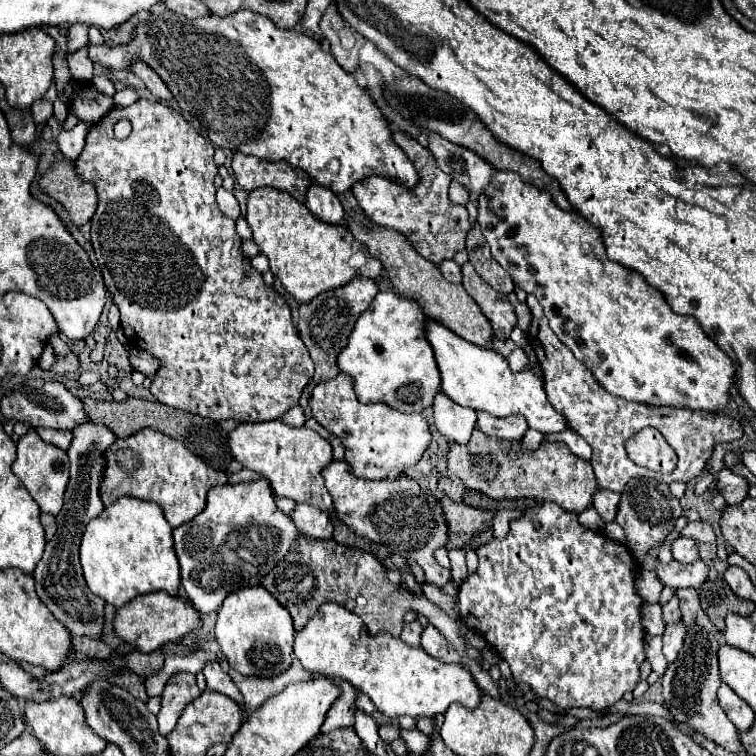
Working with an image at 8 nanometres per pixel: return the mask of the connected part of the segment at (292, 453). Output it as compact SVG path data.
M279 419L243 423L229 433L229 447L233 457L243 463L243 467L267 477L279 497L293 499L295 503L309 503L313 507L319 507L321 511L333 509L333 499L321 477L321 471L333 461L333 449L329 441L325 441L319 433L307 427L289 427Z

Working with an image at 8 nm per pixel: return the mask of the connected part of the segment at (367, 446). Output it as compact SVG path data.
M339 373L329 381L317 383L311 393L309 407L313 411L313 419L343 441L345 461L353 467L357 477L395 479L403 475L407 467L419 463L431 443L431 431L421 413L399 413L383 403L363 405L357 399L347 373Z

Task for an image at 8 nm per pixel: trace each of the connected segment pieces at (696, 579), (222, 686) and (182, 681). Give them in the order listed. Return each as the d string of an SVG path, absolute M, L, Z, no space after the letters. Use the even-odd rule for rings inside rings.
M675 559L669 563L657 561L655 575L665 587L699 587L703 581L707 581L709 567L701 559L687 565Z
M211 661L203 667L203 675L207 679L207 687L211 691L217 691L217 693L223 693L231 699L235 699L241 707L243 707L243 695L239 693L239 689L235 689L235 683L231 681L231 677L227 673L223 673L221 665L217 661Z
M175 673L169 683L165 685L165 691L161 695L161 711L157 713L159 721L159 733L169 735L175 729L175 723L185 709L187 701L193 701L201 695L195 675L191 673Z

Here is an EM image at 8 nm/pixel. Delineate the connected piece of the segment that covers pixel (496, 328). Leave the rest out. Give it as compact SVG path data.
M471 263L463 265L463 287L481 307L483 315L489 319L493 327L493 335L501 341L509 339L513 327L517 325L517 315L509 299L489 287L473 269Z

